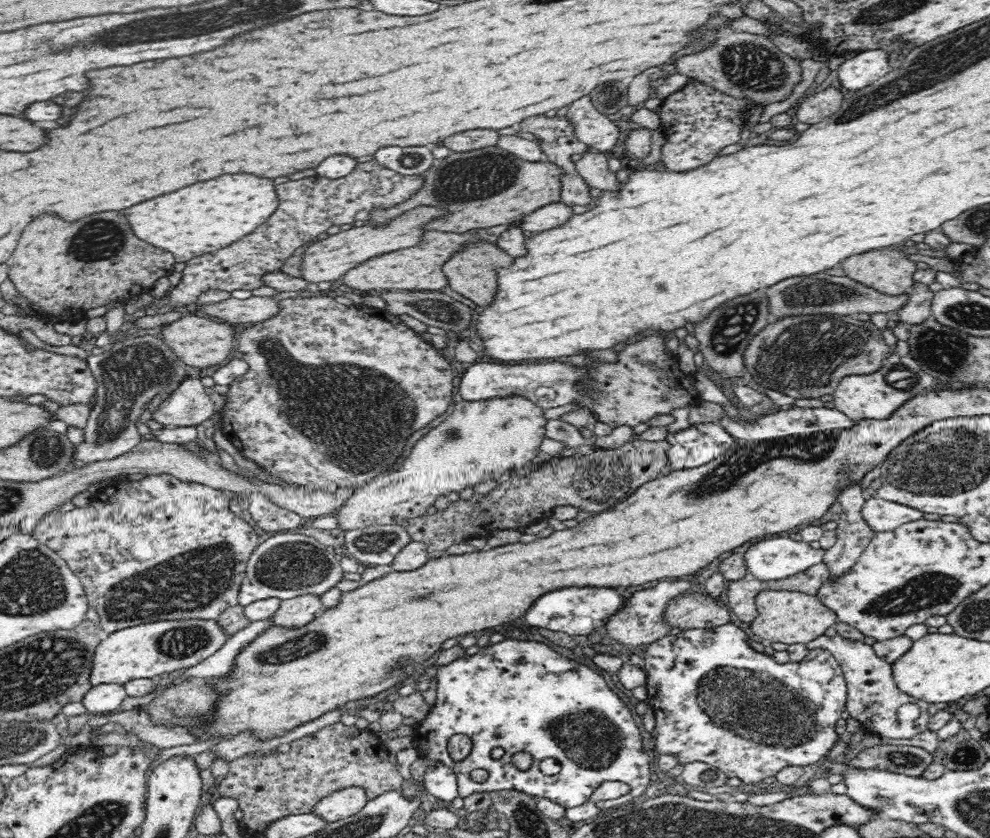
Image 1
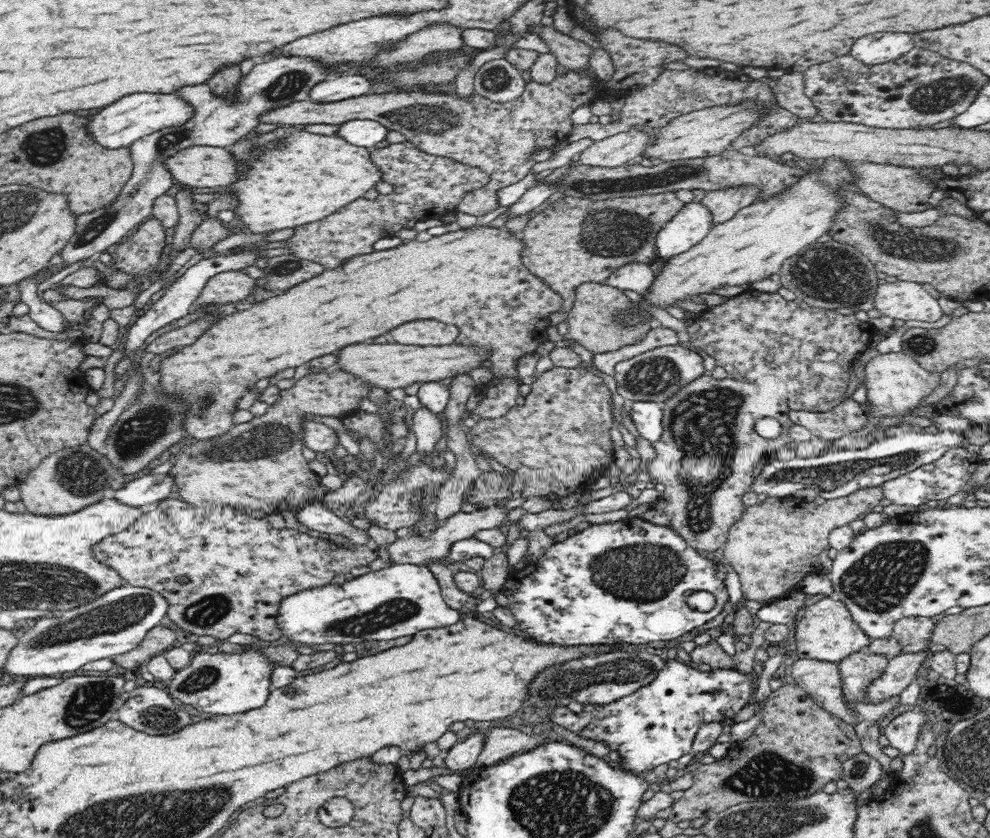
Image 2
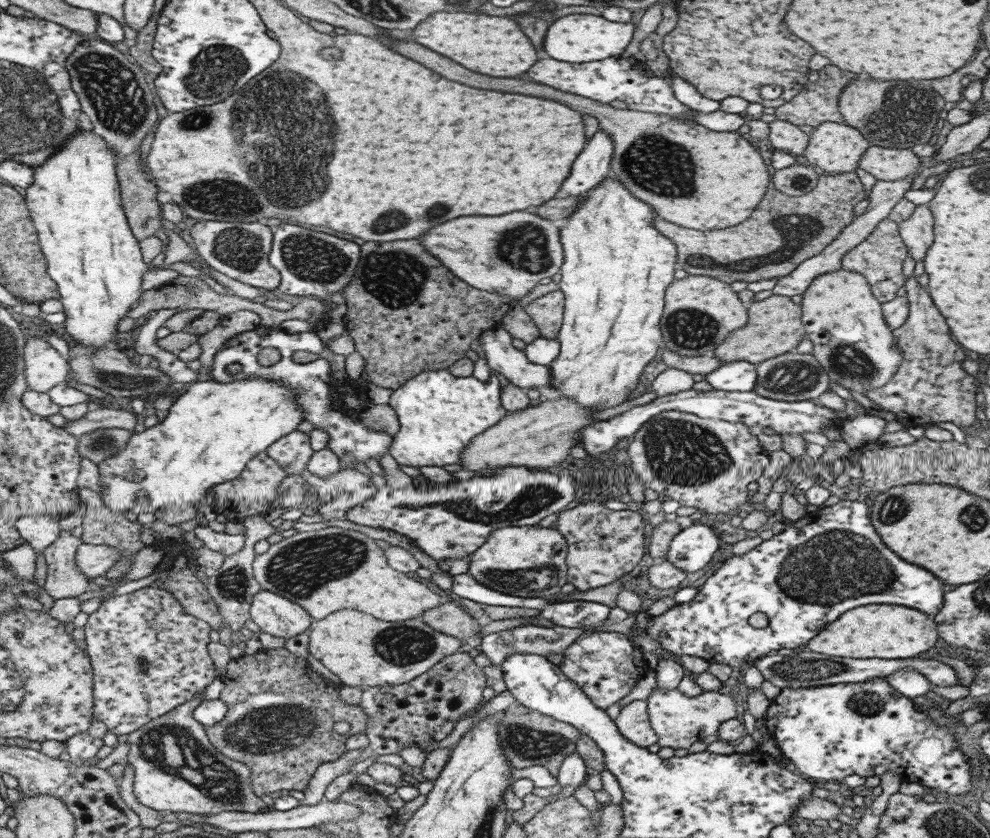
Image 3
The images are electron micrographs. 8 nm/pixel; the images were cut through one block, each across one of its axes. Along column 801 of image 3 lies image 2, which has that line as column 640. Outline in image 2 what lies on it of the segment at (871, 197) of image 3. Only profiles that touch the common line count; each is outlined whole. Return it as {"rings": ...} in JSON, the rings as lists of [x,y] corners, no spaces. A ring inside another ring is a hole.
{"rings":[[[630,261],[614,270],[605,283],[619,289],[634,290],[639,294],[645,293],[654,278],[654,269],[650,266],[650,263],[644,261]]]}

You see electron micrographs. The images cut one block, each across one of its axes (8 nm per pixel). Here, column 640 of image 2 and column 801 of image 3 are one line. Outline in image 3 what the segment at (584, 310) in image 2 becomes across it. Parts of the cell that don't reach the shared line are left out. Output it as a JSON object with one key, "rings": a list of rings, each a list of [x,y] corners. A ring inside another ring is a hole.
{"rings":[[[770,295],[750,302],[747,309],[747,322],[740,329],[727,334],[727,338],[713,350],[714,358],[719,361],[744,361],[753,365],[766,359],[777,357],[795,349],[805,337],[800,321],[800,306],[787,296]]]}

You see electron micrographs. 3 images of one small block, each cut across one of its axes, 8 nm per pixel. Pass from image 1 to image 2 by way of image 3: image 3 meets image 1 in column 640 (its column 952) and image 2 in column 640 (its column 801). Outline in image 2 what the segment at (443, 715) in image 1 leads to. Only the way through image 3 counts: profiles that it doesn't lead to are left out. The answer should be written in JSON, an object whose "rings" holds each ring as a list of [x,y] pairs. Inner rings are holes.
{"rings":[[[668,660],[650,684],[641,685],[638,690],[609,703],[585,702],[581,712],[572,712],[566,705],[556,705],[546,708],[547,718],[562,726],[564,730],[574,732],[578,738],[602,742],[608,750],[618,754],[617,762],[613,763],[618,769],[636,775],[645,776],[660,764],[678,760],[692,750],[695,734],[702,723],[723,722],[732,718],[741,708],[747,705],[750,698],[750,683],[745,675],[737,670],[714,670],[703,672],[692,663],[682,660]]]}

